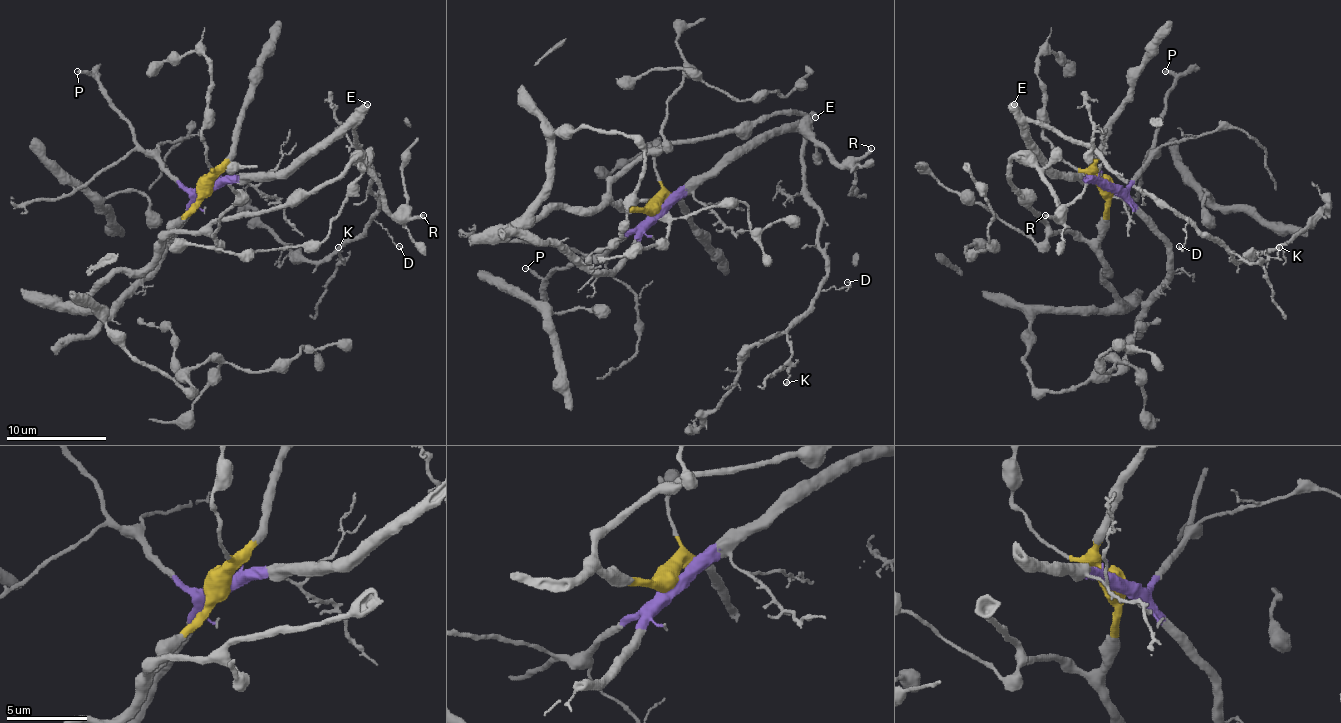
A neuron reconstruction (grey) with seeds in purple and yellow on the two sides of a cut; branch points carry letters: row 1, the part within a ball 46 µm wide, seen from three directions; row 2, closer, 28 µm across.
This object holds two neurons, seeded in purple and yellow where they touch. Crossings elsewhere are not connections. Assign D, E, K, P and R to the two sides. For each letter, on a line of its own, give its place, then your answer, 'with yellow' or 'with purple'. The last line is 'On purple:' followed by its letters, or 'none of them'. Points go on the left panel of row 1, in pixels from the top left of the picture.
D: (399, 246) | with purple
E: (367, 104) | with purple
K: (338, 247) | with purple
P: (77, 71) | with purple
R: (423, 215) | with yellow
On purple: D, E, K, P

